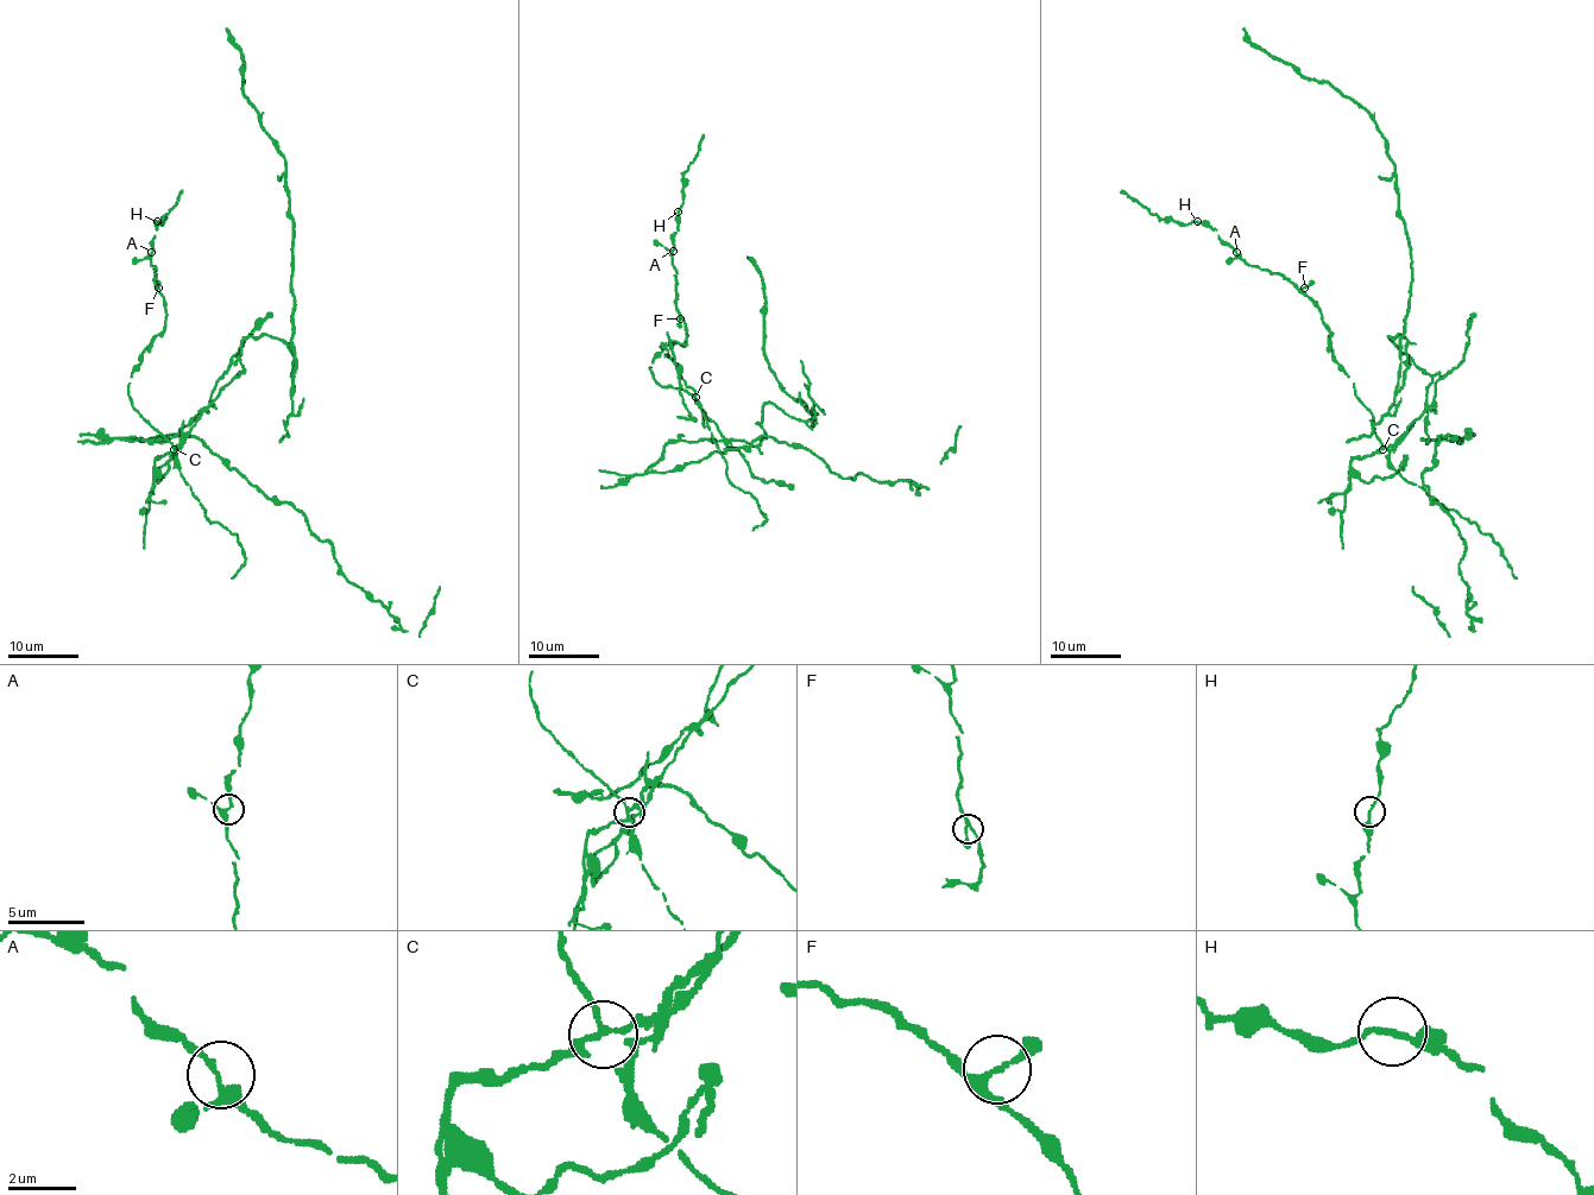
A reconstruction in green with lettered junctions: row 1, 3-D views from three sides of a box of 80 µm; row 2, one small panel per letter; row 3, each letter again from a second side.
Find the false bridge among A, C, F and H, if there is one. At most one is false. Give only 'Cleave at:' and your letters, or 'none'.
Cleave at: C

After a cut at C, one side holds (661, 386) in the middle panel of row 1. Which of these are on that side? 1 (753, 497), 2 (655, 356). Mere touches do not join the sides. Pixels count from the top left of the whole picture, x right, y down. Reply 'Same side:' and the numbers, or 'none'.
Same side: 1, 2

